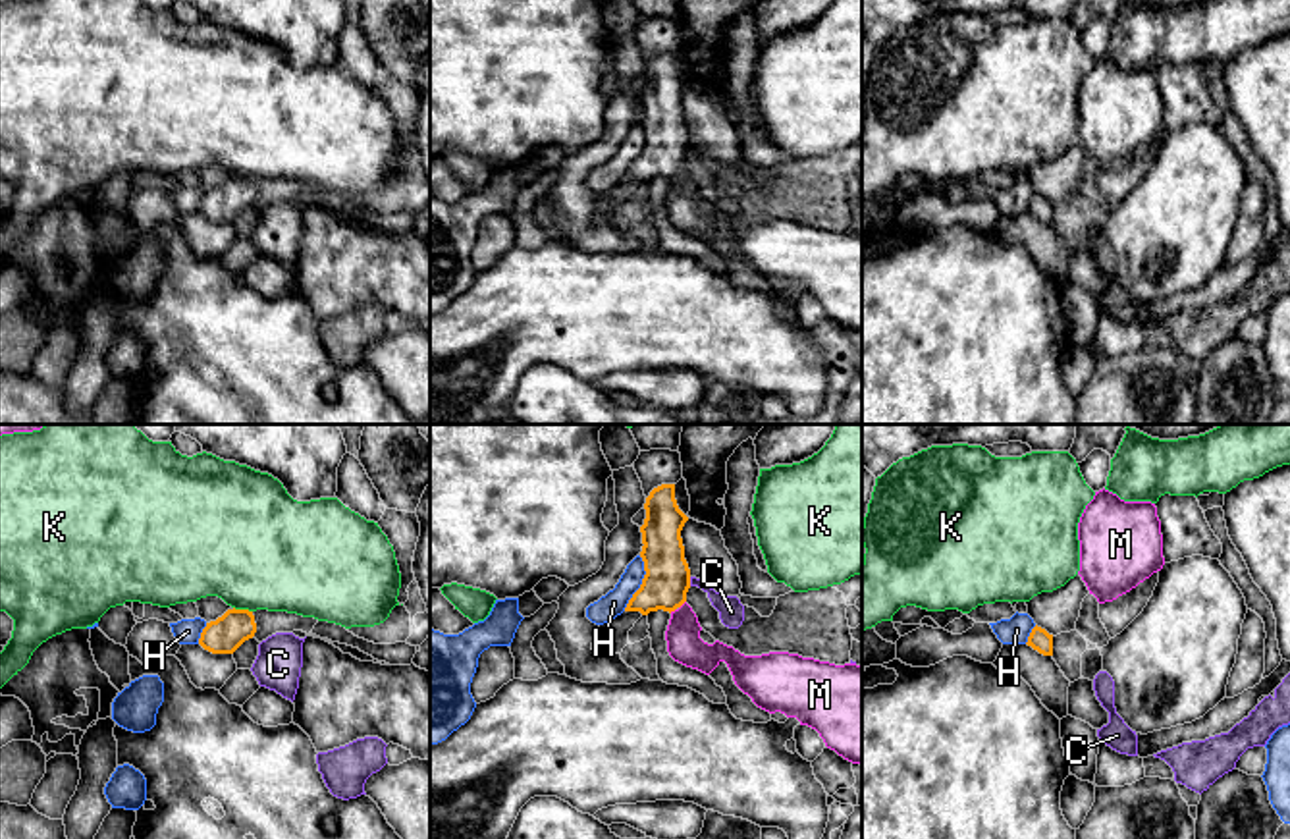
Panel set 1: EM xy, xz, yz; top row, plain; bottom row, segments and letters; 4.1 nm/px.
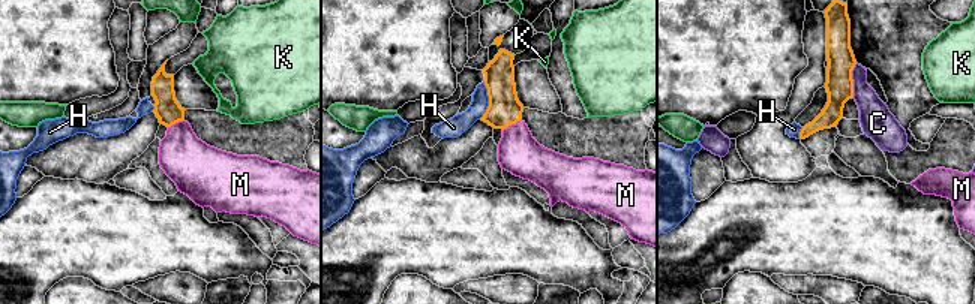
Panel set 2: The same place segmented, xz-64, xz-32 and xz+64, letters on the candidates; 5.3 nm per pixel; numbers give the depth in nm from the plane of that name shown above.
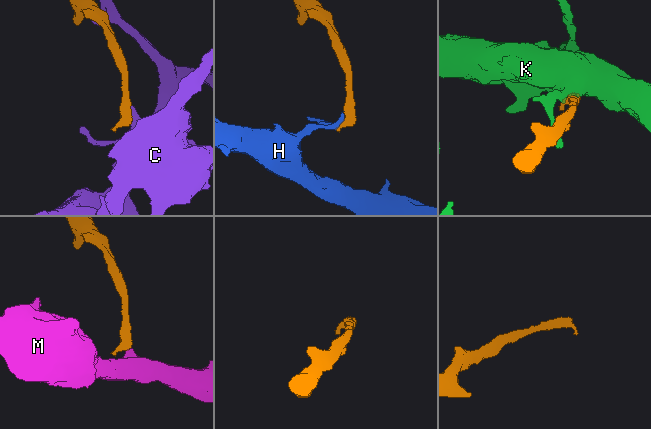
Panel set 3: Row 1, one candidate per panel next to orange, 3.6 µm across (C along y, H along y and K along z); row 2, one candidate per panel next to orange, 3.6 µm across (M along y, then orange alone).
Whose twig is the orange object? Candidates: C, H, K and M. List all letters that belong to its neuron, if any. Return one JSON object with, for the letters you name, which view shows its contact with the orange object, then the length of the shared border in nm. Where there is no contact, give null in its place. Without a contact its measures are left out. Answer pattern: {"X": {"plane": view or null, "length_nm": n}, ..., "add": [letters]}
{"M": {"plane": "xz", "length_nm": 50}, "add": ["M"]}

